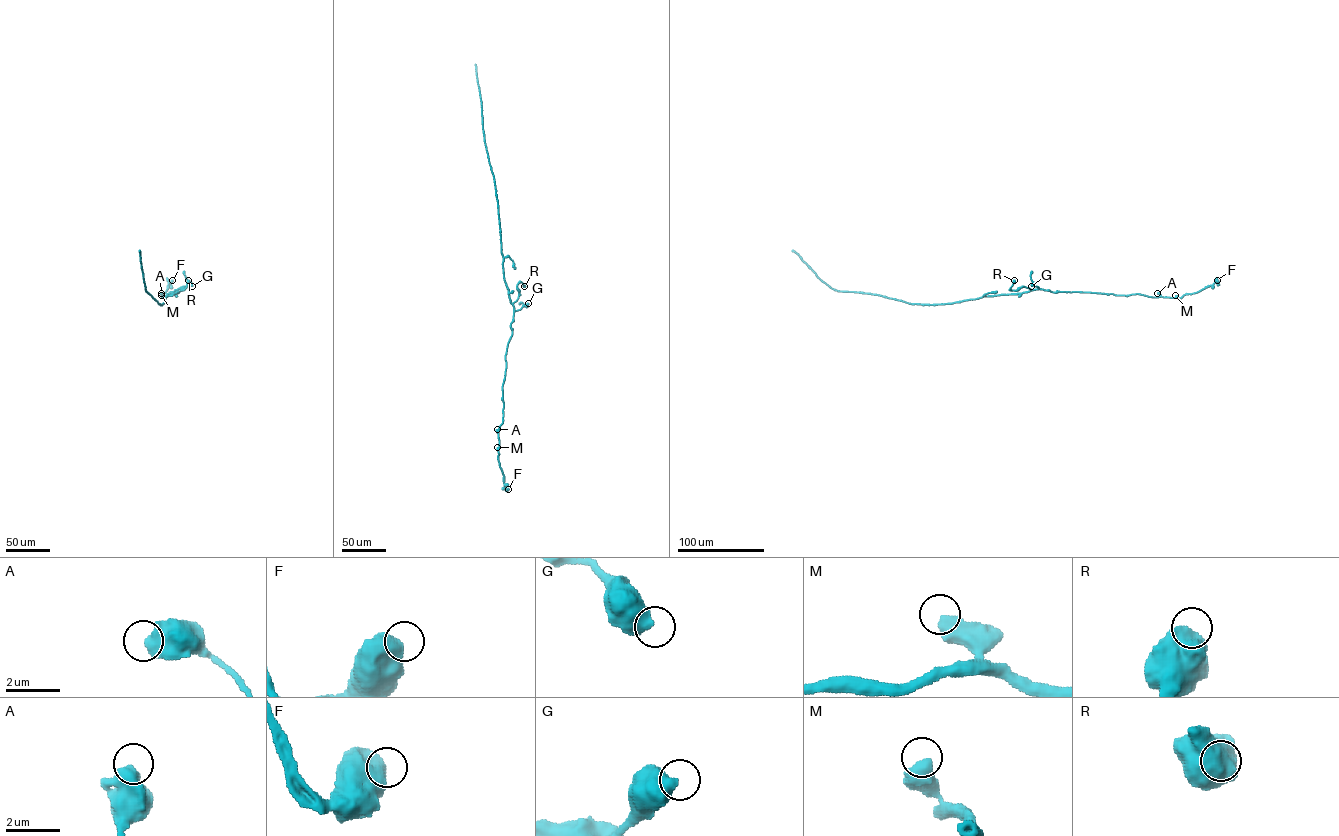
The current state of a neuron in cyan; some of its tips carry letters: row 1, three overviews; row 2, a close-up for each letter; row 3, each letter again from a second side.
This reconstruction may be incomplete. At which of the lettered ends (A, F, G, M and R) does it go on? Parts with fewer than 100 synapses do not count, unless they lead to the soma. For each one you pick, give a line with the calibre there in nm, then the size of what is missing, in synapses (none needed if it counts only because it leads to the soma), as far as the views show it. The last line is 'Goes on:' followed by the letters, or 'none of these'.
Goes on: none of these

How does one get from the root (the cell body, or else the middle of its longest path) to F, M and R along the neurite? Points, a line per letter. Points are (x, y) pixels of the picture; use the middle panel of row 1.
F: (504, 275), (514, 315), (505, 355), (498, 457), (505, 488), (508, 489)
M: (504, 275), (514, 315), (505, 355), (503, 421), (497, 447)
R: (504, 275), (511, 303), (518, 297), (517, 284), (521, 282), (524, 286)

